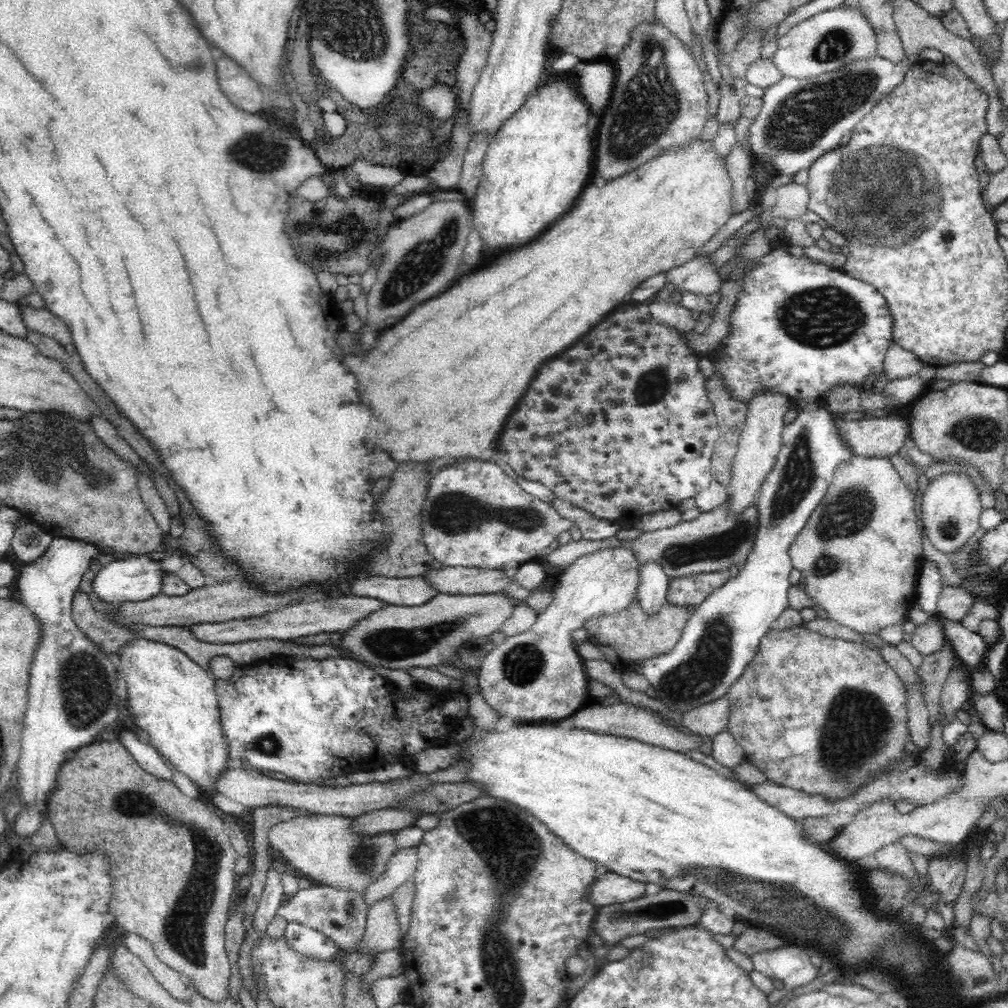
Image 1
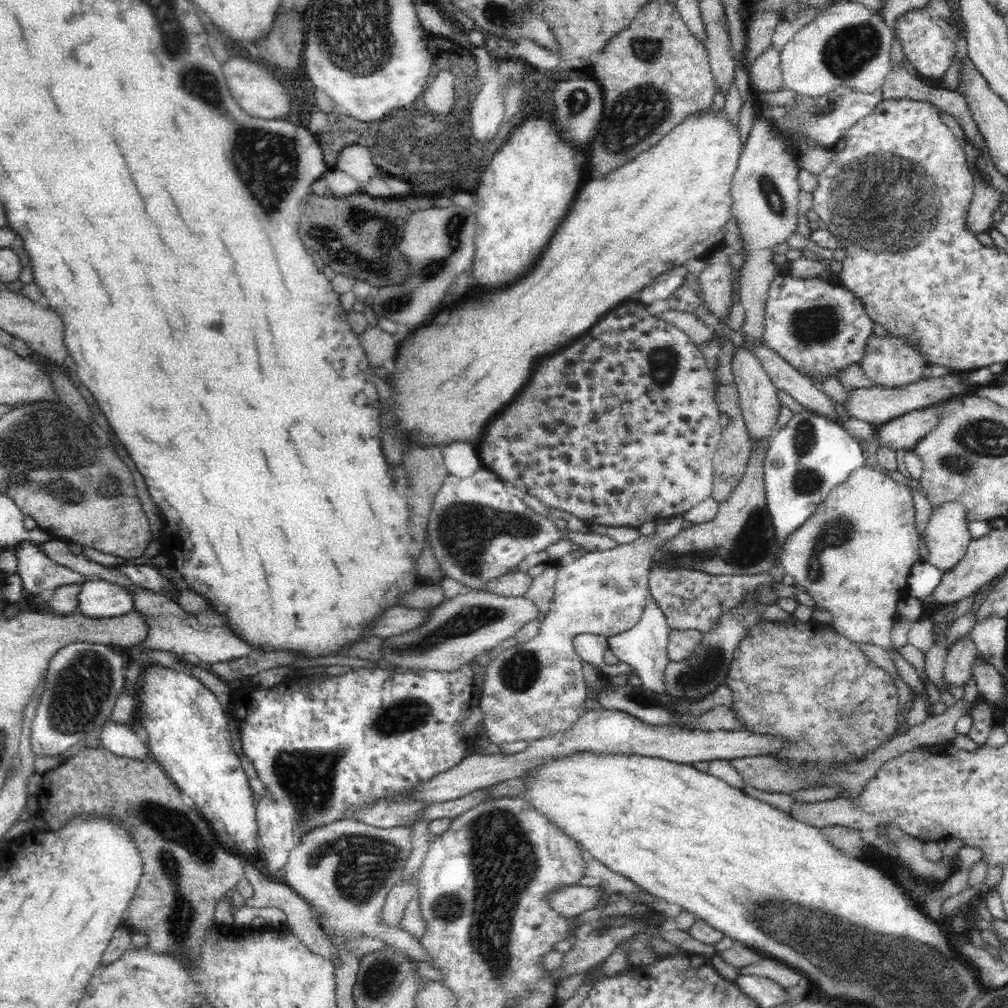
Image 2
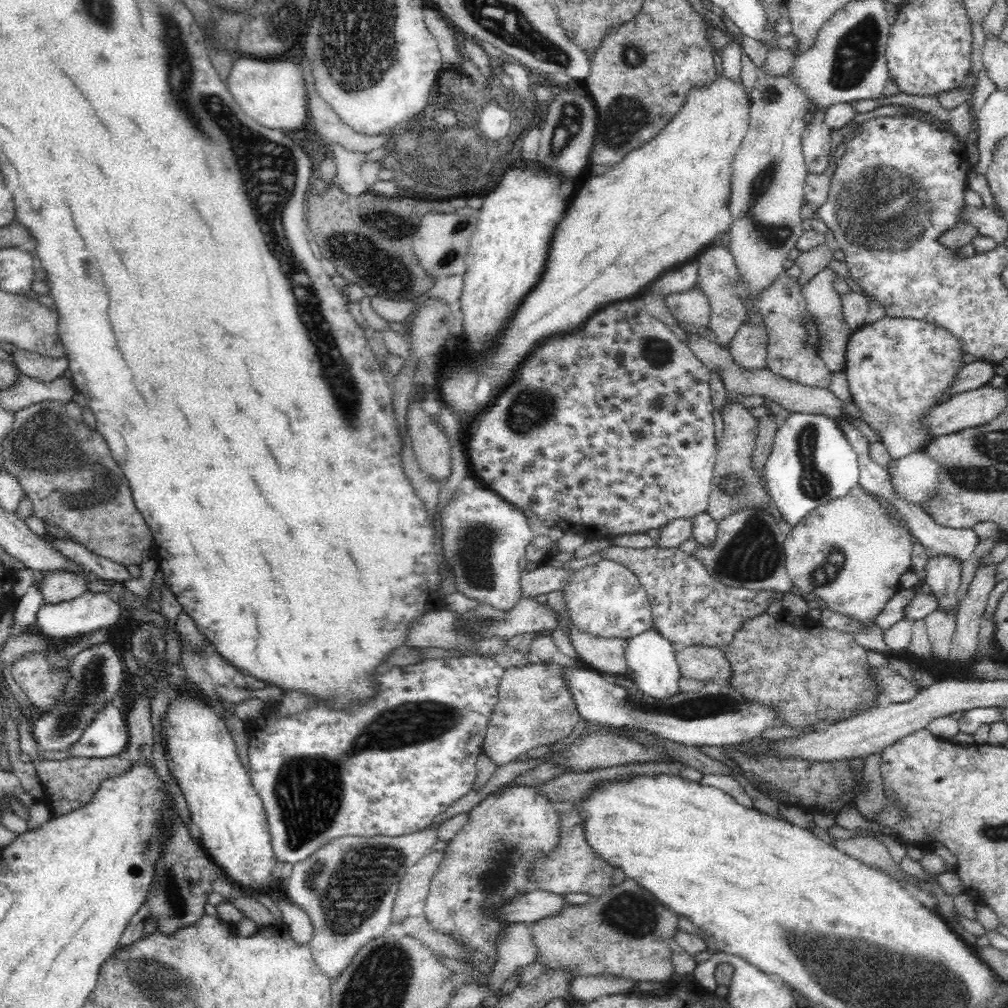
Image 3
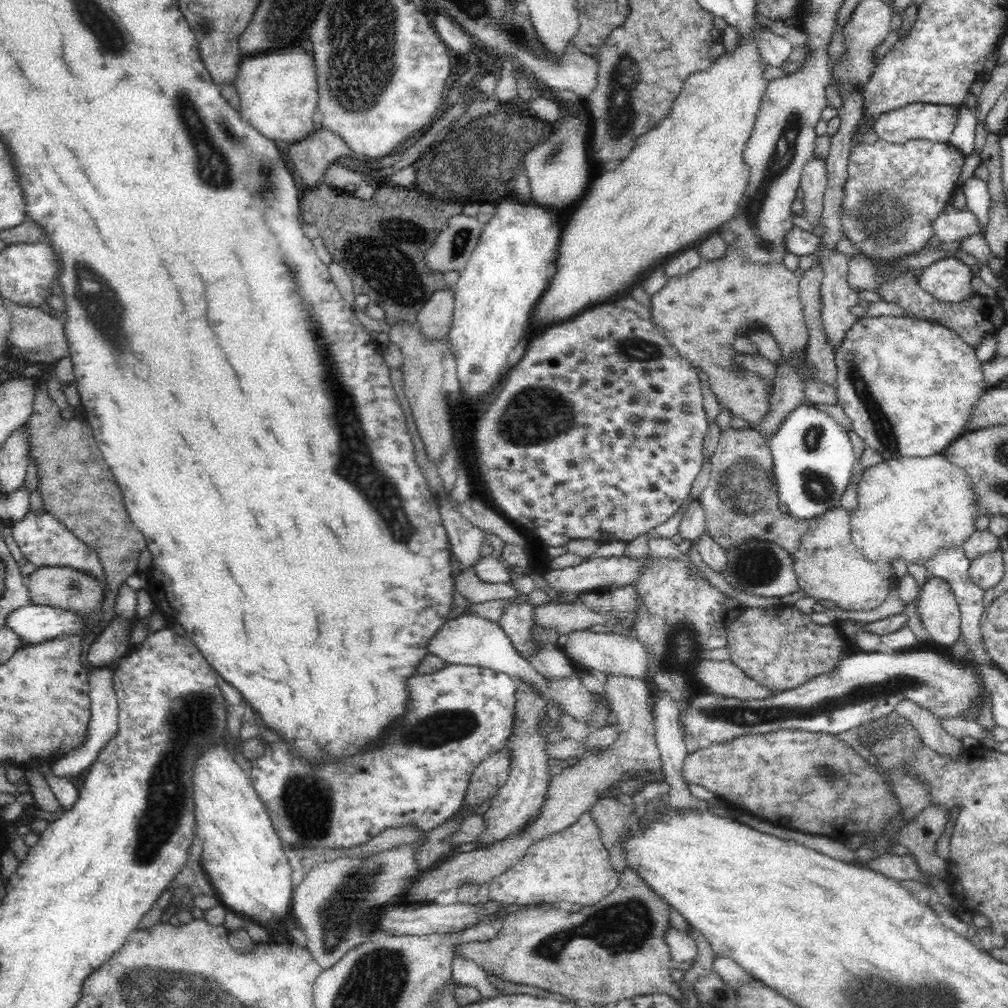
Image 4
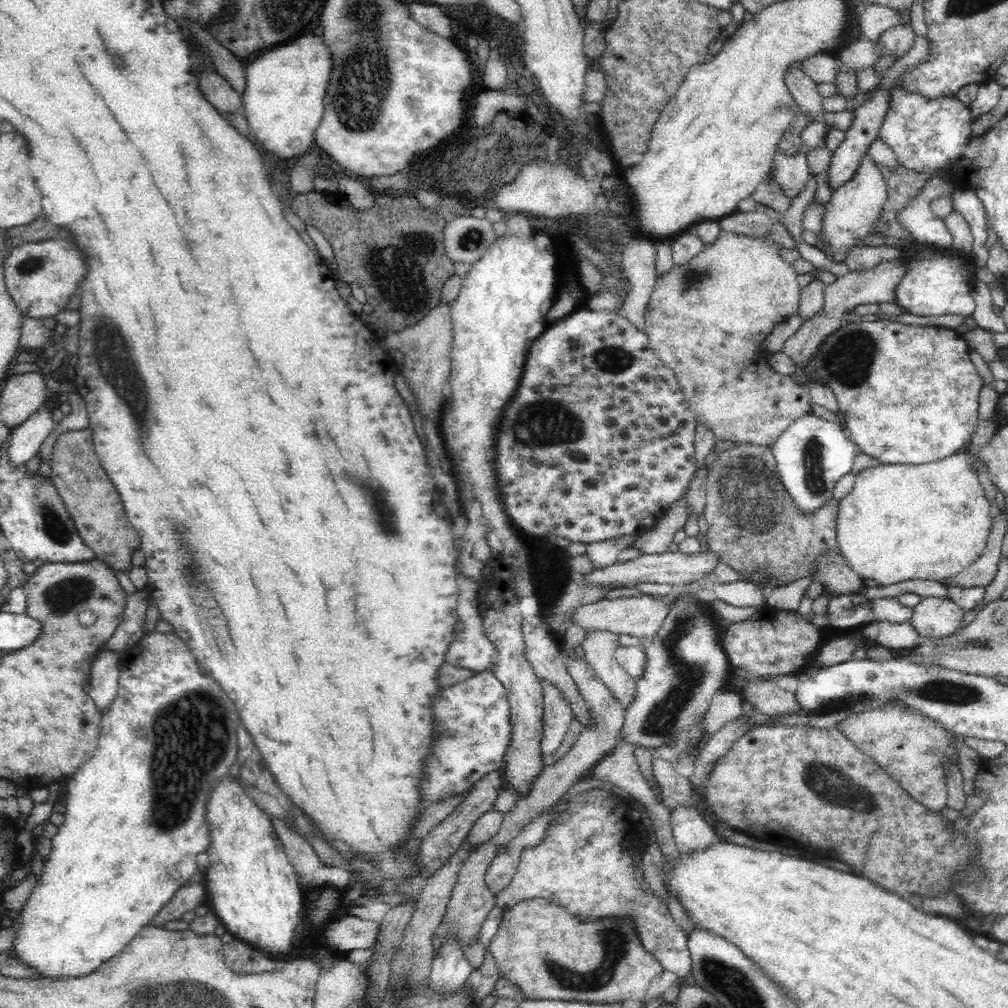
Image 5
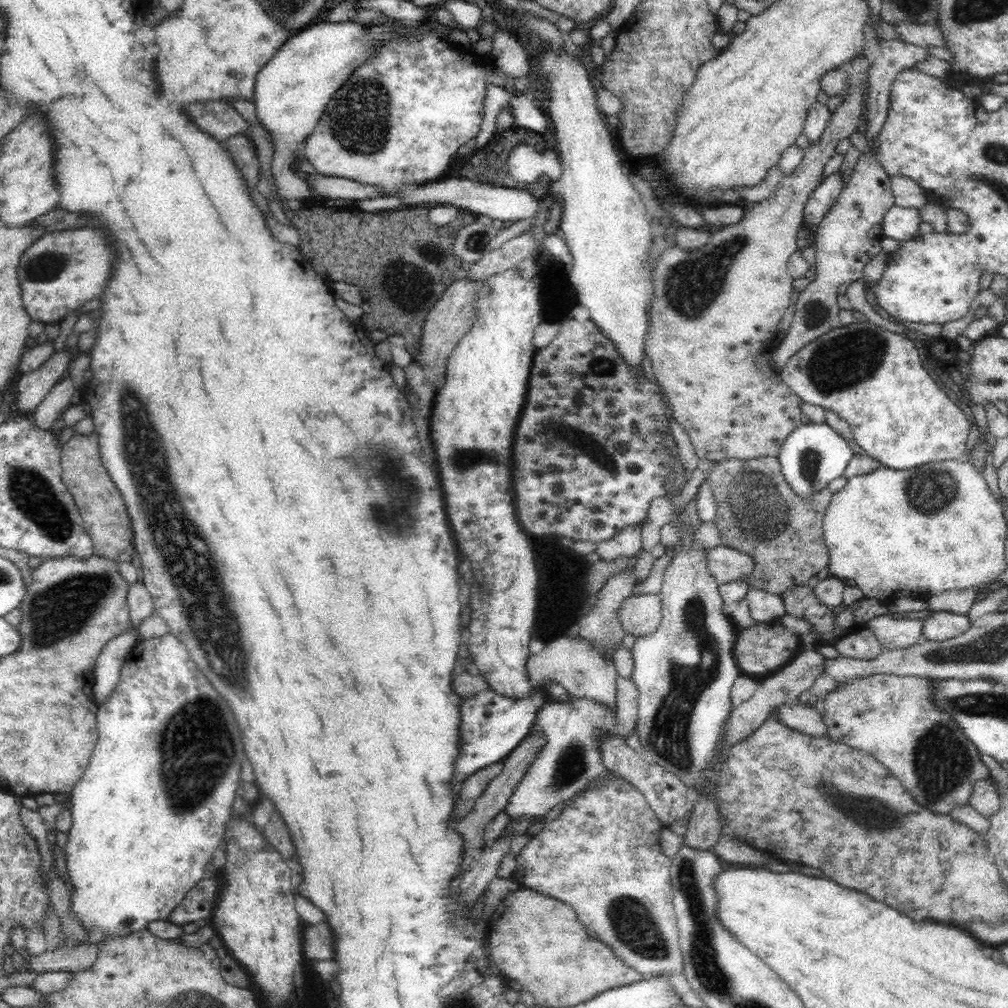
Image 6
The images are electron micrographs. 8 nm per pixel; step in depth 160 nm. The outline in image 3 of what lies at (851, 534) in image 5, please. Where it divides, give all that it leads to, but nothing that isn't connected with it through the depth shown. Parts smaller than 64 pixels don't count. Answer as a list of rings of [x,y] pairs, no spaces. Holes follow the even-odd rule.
[[[923,450],[891,460],[886,470],[897,498],[920,507],[926,513],[928,498],[936,496],[939,465]]]

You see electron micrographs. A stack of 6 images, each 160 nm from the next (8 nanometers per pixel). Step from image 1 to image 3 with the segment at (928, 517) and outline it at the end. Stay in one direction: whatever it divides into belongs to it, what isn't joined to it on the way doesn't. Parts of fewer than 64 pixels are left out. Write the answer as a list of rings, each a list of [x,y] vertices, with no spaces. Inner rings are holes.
[[[935,554],[927,560],[923,580],[924,584],[930,587],[931,596],[937,601],[936,610],[941,610],[946,614],[958,612],[960,573],[961,561],[957,557],[951,557],[949,554]]]

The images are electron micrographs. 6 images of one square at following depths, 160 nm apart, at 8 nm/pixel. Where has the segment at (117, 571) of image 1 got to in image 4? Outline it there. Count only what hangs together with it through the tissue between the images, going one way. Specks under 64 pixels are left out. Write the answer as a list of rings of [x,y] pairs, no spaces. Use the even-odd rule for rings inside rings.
[[[28,605],[10,612],[2,627],[14,631],[24,645],[35,645],[57,636],[76,634],[85,626],[85,617],[69,609],[50,605]]]

